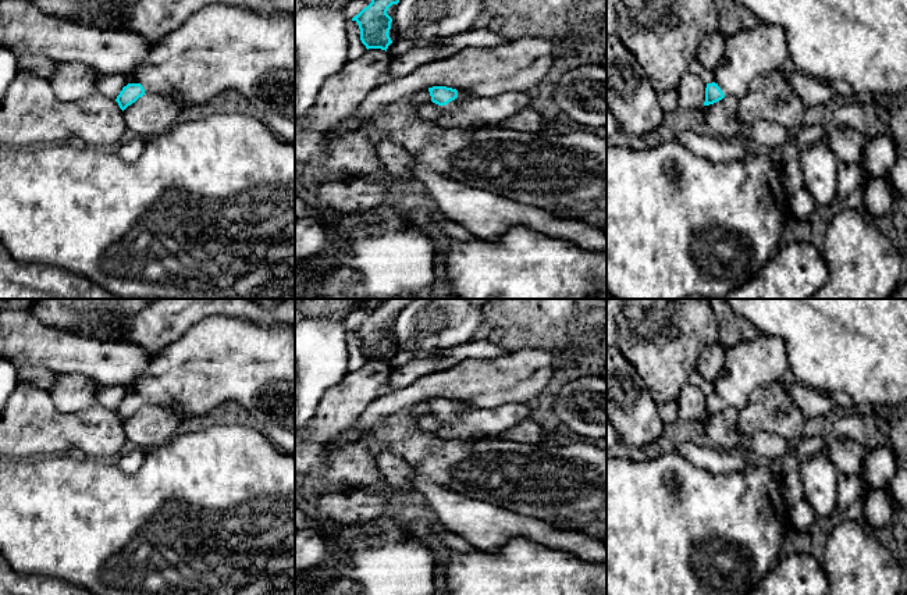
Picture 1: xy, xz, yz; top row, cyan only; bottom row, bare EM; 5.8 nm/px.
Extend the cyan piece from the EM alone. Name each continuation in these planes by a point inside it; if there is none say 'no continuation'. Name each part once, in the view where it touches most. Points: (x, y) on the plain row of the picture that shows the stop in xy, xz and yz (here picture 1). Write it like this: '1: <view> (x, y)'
1: xy (223, 362)

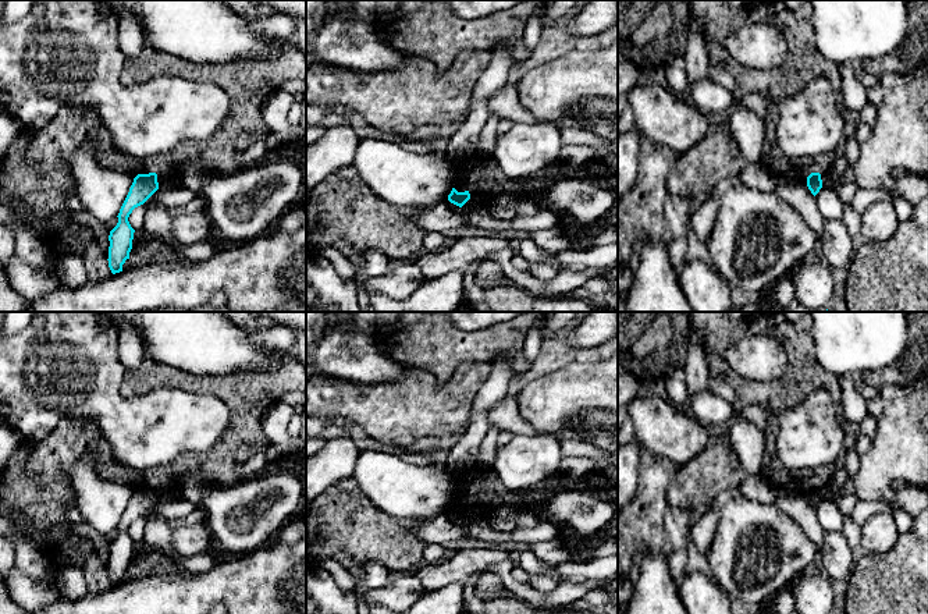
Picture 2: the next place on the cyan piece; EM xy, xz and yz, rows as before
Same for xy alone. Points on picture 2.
no continuation

